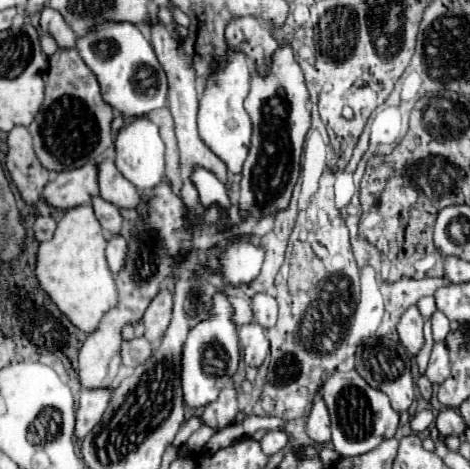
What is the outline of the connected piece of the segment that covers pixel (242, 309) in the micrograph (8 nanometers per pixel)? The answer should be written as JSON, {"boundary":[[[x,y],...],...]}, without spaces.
{"boundary":[[[231,301],[231,305],[233,305],[233,321],[235,321],[235,325],[243,325],[243,323],[253,321],[249,301]]]}

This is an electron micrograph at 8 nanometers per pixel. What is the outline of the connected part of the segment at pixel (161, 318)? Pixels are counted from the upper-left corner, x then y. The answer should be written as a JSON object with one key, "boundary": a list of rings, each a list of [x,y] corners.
{"boundary":[[[159,289],[157,297],[151,301],[143,315],[145,323],[145,339],[155,343],[163,337],[169,321],[171,321],[171,307],[173,307],[173,293],[169,289]]]}

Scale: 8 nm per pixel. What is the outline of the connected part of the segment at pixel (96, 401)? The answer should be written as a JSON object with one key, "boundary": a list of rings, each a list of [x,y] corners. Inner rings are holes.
{"boundary":[[[95,389],[95,391],[81,391],[79,407],[77,407],[77,427],[75,437],[83,439],[103,417],[107,405],[109,405],[111,393],[107,389]]]}

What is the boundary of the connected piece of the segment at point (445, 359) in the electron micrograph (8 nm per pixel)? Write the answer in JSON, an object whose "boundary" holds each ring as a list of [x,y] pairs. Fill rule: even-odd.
{"boundary":[[[435,343],[431,357],[429,357],[429,365],[427,365],[427,379],[431,383],[443,383],[449,375],[449,353],[447,353],[447,345],[445,343]]]}

